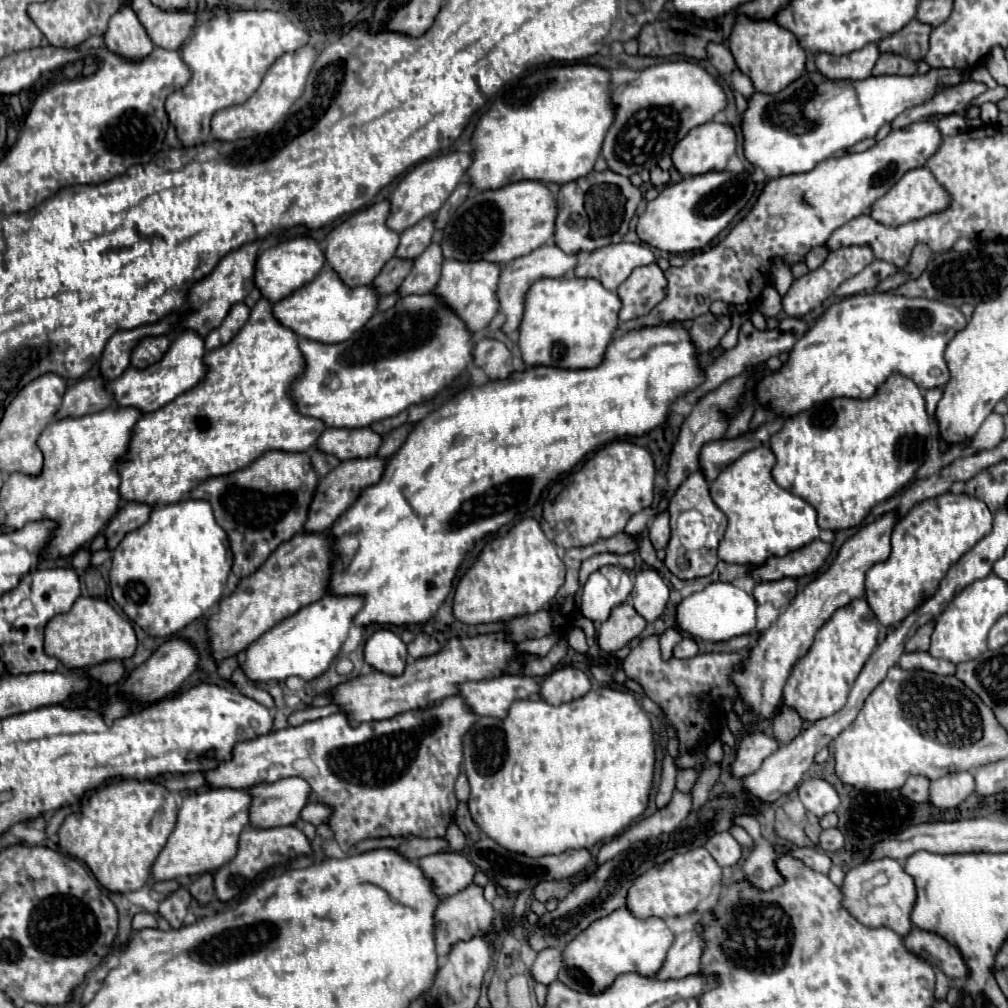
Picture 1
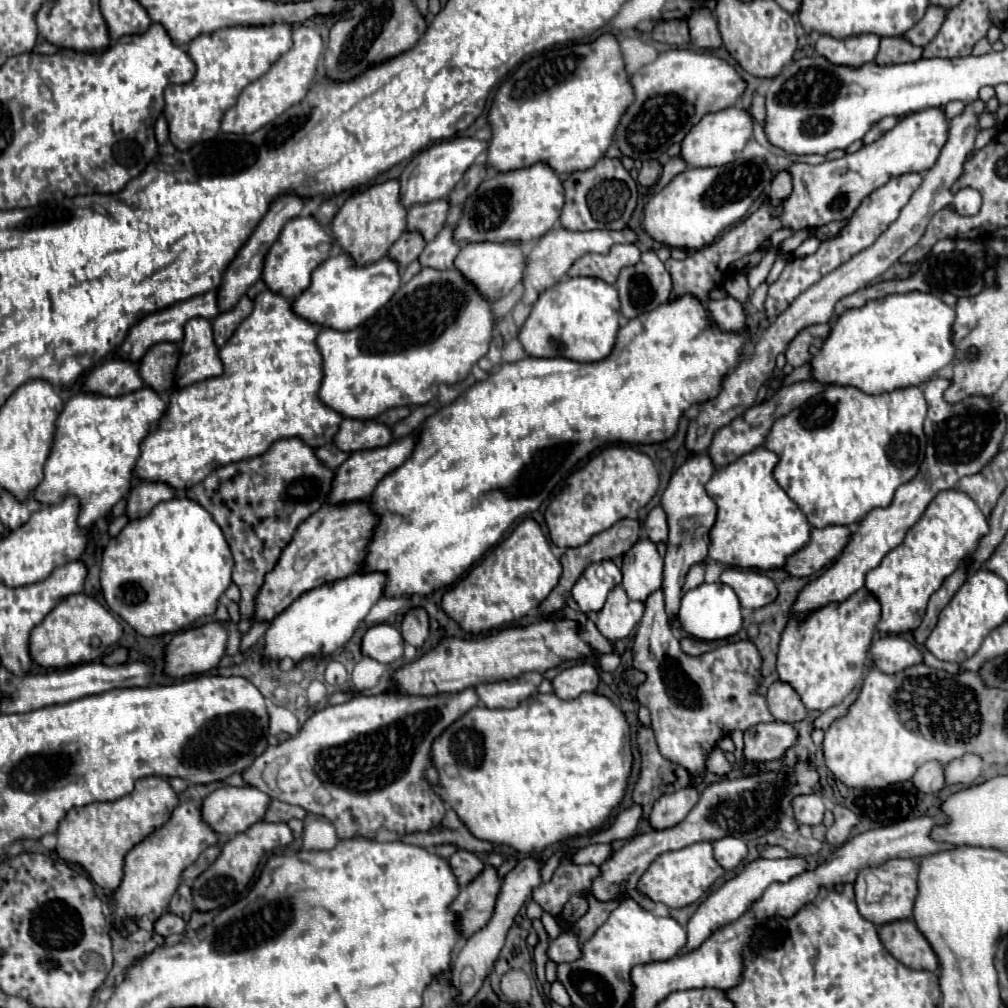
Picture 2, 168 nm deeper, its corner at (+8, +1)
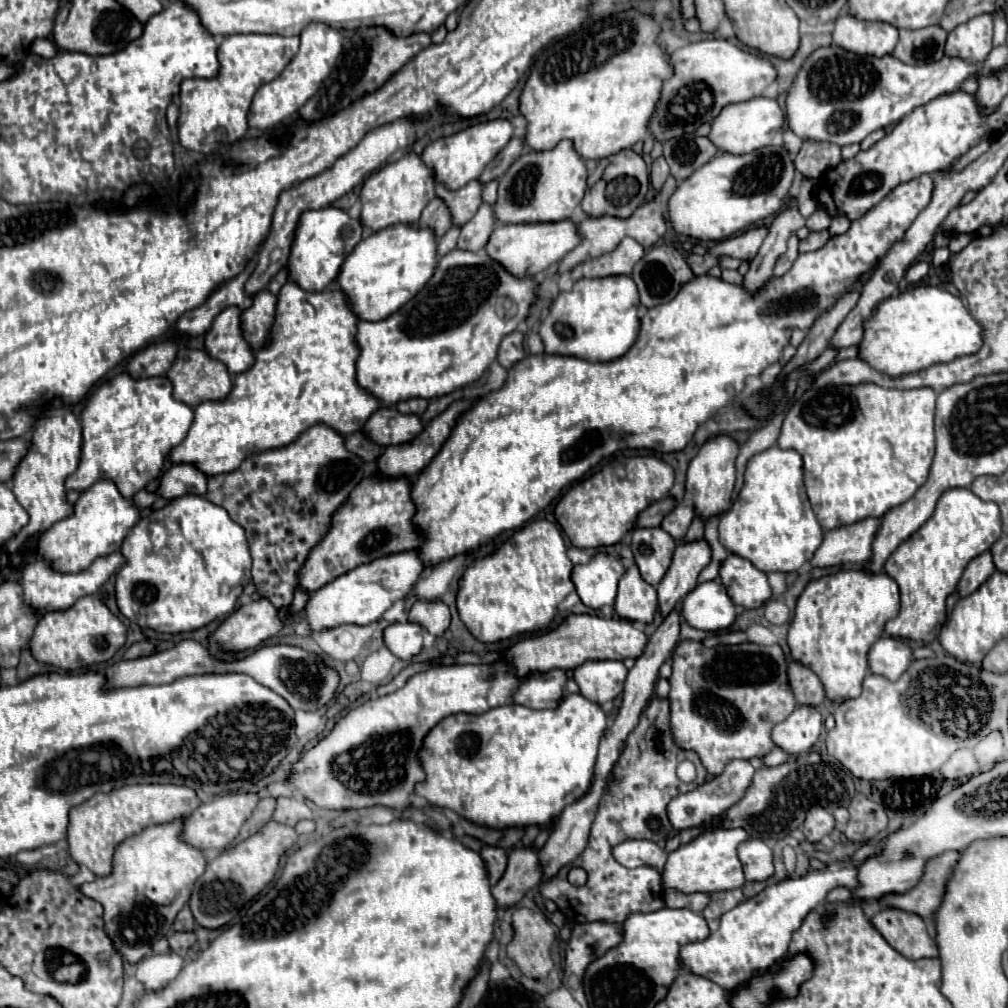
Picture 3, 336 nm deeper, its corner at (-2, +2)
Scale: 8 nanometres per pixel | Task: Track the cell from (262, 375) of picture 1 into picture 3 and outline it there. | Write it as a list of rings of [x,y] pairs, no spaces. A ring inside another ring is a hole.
[[[288,281],[278,295],[274,325],[270,327],[270,343],[254,353],[254,365],[250,369],[236,375],[234,387],[226,399],[204,401],[194,407],[194,423],[188,431],[188,437],[170,449],[168,459],[176,465],[194,465],[206,477],[214,477],[234,471],[246,457],[254,453],[292,443],[302,431],[318,423],[332,427],[342,437],[360,431],[380,403],[356,383],[356,323],[358,317],[350,311],[340,291],[308,293],[296,283]]]

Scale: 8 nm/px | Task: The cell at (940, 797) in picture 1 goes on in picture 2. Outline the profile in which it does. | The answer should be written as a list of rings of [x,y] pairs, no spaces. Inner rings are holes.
[[[964,754],[956,760],[952,760],[946,766],[946,774],[948,774],[948,784],[964,784],[970,786],[974,784],[974,780],[978,778],[980,770],[982,770],[982,758],[978,754]]]

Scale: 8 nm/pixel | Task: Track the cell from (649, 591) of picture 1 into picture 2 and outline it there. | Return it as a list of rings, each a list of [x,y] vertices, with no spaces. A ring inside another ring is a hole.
[[[644,536],[624,554],[622,588],[628,592],[628,596],[632,600],[644,602],[648,598],[648,594],[652,594],[652,590],[658,590],[662,586],[662,568],[664,568],[664,558],[658,554],[656,544]]]

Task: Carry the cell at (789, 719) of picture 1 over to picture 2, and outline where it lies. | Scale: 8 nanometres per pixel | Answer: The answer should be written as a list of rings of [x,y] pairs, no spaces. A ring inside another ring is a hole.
[[[776,680],[770,688],[768,688],[768,708],[772,710],[774,718],[776,720],[782,720],[782,722],[798,722],[798,720],[804,720],[808,710],[804,706],[804,702],[800,700],[798,692],[782,682],[782,680]]]

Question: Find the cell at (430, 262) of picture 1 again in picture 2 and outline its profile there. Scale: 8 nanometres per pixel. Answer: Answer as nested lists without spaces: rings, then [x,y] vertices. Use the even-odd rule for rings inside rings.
[[[446,226],[440,234],[426,244],[420,254],[422,266],[436,266],[436,270],[446,270],[454,266],[454,258],[460,252],[460,244],[454,240],[454,226]]]

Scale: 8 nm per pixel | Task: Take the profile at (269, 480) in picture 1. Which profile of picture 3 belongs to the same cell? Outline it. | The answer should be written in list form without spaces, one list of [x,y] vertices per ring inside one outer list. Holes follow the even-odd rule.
[[[314,425],[306,429],[298,441],[292,441],[282,449],[270,449],[256,453],[254,457],[246,457],[238,469],[212,477],[204,497],[216,505],[222,505],[230,517],[234,517],[234,521],[246,529],[246,539],[254,561],[252,583],[260,597],[266,597],[276,609],[284,609],[292,603],[292,595],[296,591],[296,573],[308,557],[308,551],[324,537],[332,513],[348,499],[350,491],[362,481],[362,477],[364,461],[346,451],[344,439],[326,425]]]

